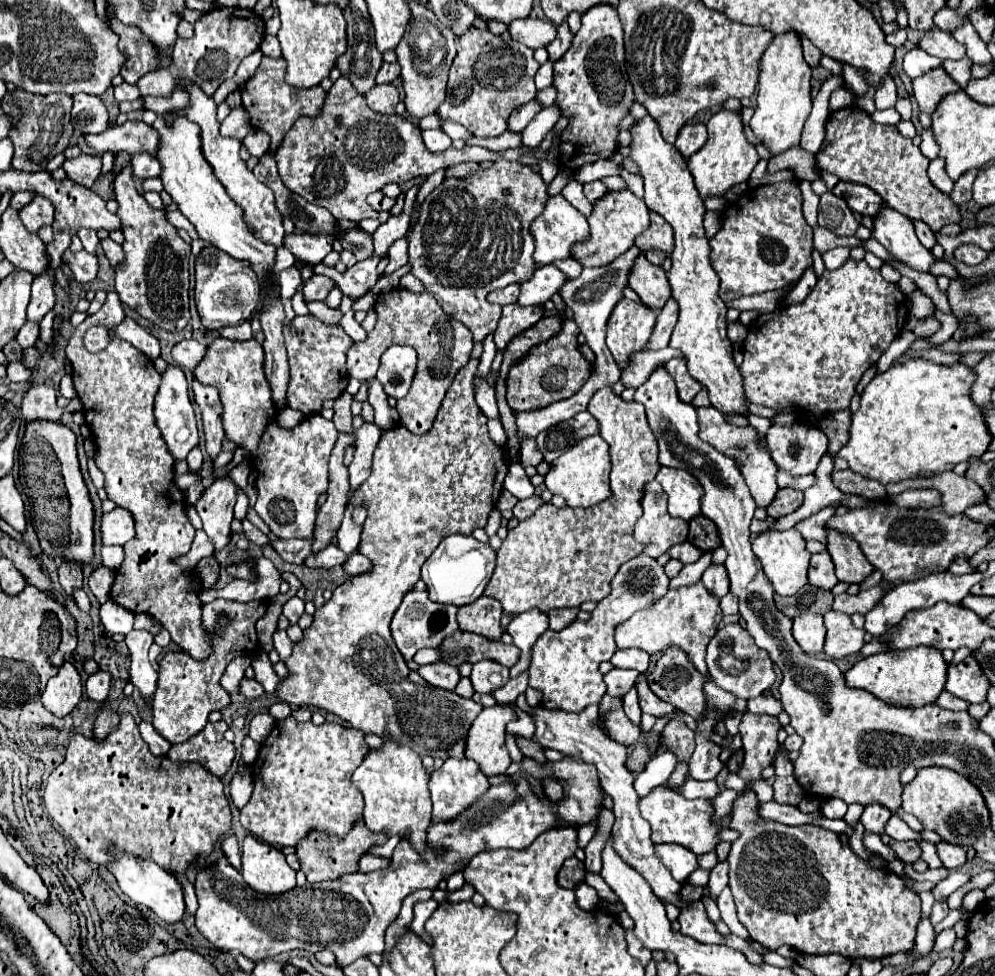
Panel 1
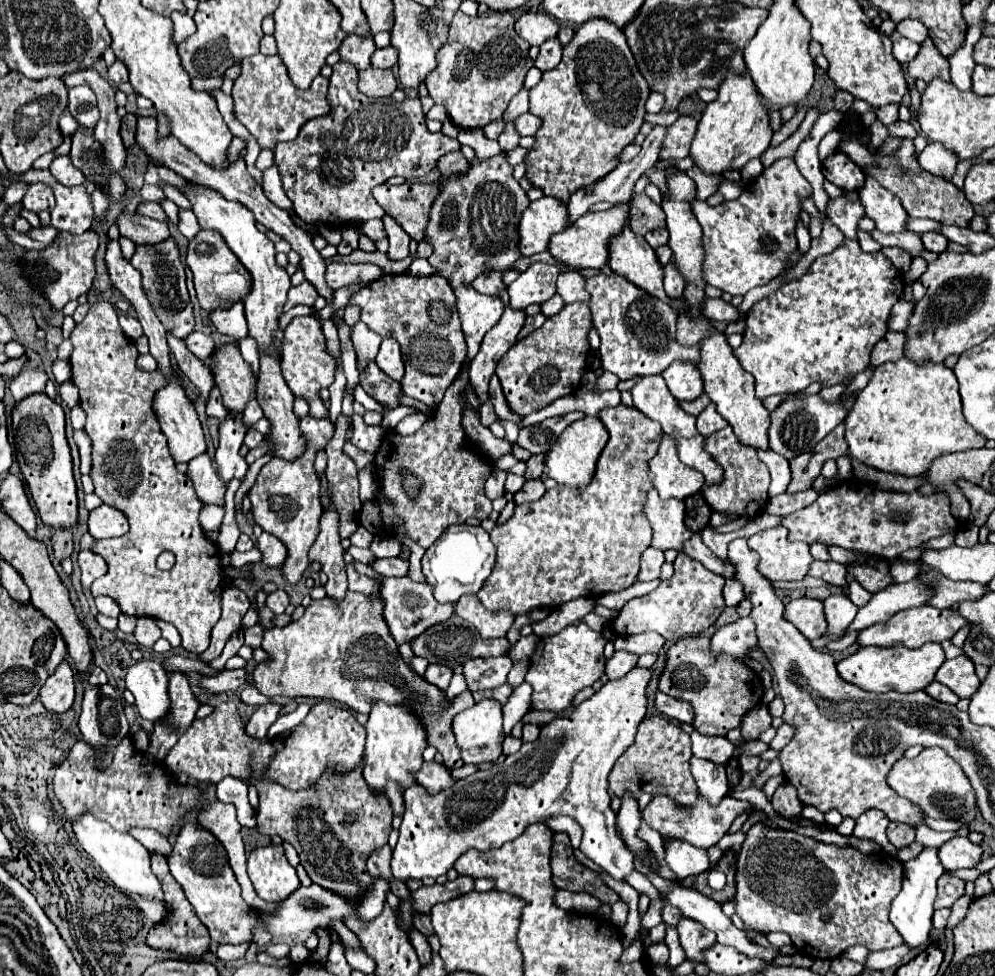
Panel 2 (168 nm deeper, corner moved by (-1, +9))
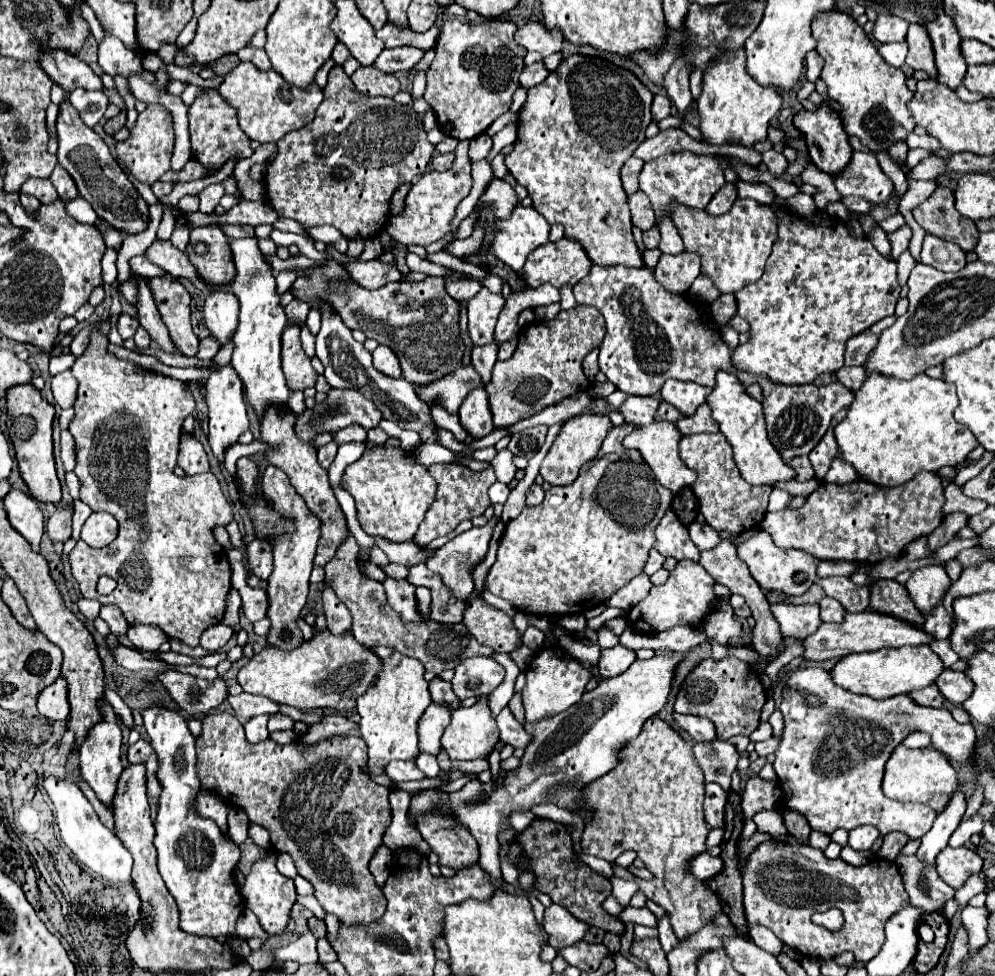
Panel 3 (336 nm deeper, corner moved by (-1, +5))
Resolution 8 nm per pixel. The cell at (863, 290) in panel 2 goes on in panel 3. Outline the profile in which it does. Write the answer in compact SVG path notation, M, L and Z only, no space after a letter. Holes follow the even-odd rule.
M781 210L777 212L779 216L779 232L777 232L777 242L773 244L773 252L771 252L771 258L767 260L767 268L765 268L765 274L755 282L755 284L747 284L747 288L739 290L735 294L737 298L737 314L741 318L745 318L749 322L749 340L745 344L739 344L737 350L733 352L733 366L739 370L739 372L751 372L751 374L761 374L761 376L767 376L771 382L775 384L811 384L819 374L825 374L825 372L831 372L831 374L837 374L839 368L843 368L843 358L845 358L845 344L851 336L857 336L859 332L865 332L867 328L871 328L875 322L883 320L885 316L891 316L895 314L895 302L899 298L899 292L901 292L901 286L897 282L897 262L891 260L891 258L885 258L881 256L875 246L869 242L869 240L859 240L859 238L853 238L849 232L847 232L847 226L843 222L837 222L829 216L823 216L823 214L813 214L809 218L803 218L803 216L795 216L787 210Z

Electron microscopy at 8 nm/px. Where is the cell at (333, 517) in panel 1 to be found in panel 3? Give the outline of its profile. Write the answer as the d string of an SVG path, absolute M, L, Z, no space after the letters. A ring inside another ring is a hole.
M325 584L325 590L323 590L323 610L327 618L327 628L333 634L343 634L351 628L351 614L347 606L335 596L335 590L331 588L331 584Z

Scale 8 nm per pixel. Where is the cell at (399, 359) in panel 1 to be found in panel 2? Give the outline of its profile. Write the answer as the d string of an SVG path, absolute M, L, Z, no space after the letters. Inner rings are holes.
M383 338L379 354L375 358L375 364L393 380L401 380L403 378L403 358L401 358L401 348L395 340L391 338Z

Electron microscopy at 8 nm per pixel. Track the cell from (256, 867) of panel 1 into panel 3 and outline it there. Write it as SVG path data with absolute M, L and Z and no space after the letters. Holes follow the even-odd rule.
M271 850L265 858L257 860L253 866L251 866L251 872L247 874L247 880L245 880L245 898L247 898L247 908L251 908L255 912L255 916L259 918L261 926L265 932L269 932L271 936L275 934L281 934L289 922L289 912L291 912L291 906L295 904L297 900L297 892L295 892L295 884L291 878L283 876L279 870L277 870L277 852Z

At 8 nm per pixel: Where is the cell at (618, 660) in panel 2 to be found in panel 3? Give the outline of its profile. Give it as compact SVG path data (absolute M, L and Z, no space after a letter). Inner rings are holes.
M617 644L615 648L609 648L609 650L601 650L601 660L599 660L599 672L603 678L613 678L613 676L619 676L623 674L631 662L635 660L635 652L633 650L627 650L623 648L621 644Z

